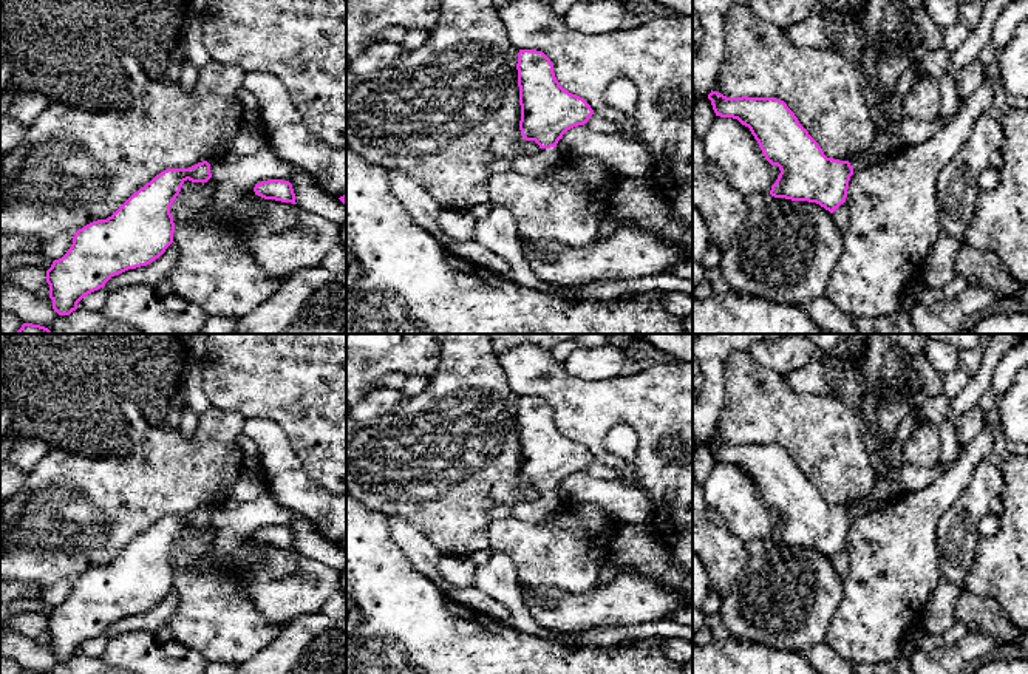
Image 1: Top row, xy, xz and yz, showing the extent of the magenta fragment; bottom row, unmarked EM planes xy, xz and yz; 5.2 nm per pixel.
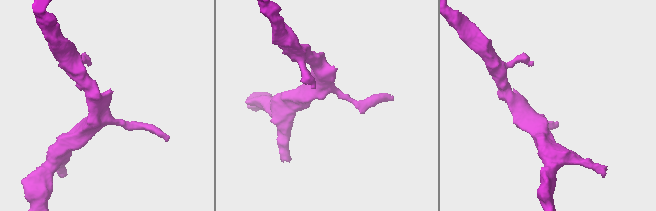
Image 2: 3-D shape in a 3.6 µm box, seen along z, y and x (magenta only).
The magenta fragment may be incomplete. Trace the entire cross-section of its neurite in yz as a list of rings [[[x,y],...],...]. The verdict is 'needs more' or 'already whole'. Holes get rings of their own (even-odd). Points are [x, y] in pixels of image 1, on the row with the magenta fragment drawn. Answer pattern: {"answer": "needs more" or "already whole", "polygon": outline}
{"answer": "needs more", "polygon": [[[717,91],[708,94],[716,116],[737,119],[748,127],[765,159],[781,173],[770,195],[791,201],[816,203],[833,213],[847,198],[850,176],[897,153],[901,147],[890,136],[877,134],[872,145],[852,161],[827,158],[818,142],[799,124],[787,104],[776,97],[727,97]]]}

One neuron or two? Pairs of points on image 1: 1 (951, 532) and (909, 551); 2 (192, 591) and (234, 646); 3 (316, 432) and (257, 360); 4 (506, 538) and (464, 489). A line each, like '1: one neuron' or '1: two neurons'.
1: two neurons
2: one neuron
3: one neuron
4: two neurons

